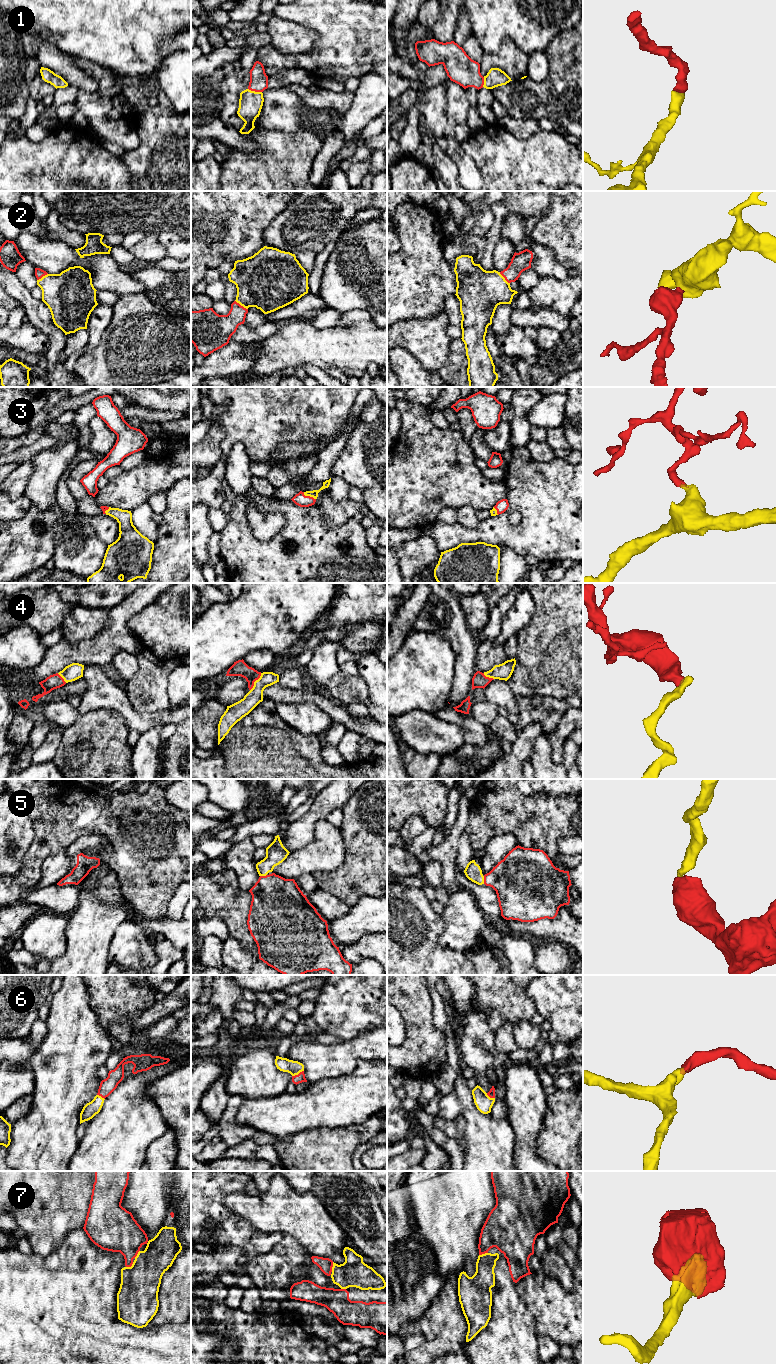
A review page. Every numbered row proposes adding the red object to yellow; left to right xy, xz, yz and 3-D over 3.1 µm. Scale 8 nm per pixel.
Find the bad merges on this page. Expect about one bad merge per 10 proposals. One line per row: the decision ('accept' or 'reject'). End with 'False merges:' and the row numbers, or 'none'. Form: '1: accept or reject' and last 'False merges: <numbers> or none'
1: accept
2: accept
3: accept
4: accept
5: accept
6: accept
7: accept
False merges: none

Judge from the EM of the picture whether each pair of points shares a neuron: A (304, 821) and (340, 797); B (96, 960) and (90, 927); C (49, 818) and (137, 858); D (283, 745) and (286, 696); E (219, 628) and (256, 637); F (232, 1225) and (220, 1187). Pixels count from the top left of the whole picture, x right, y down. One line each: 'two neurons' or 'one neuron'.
A: one neuron
B: one neuron
C: one neuron
D: two neurons
E: one neuron
F: one neuron

